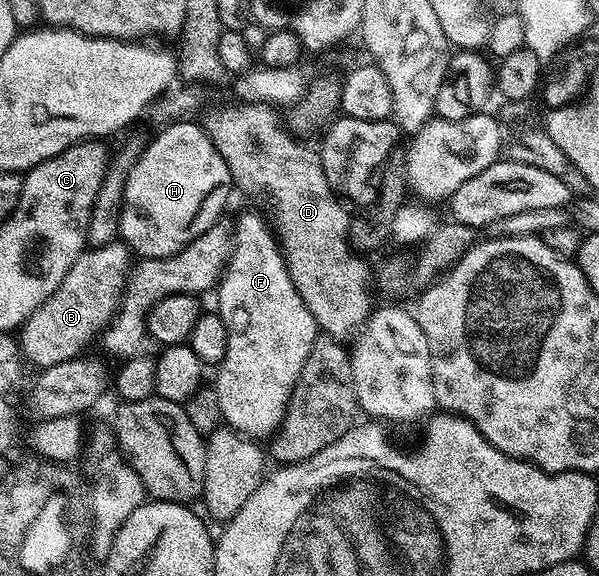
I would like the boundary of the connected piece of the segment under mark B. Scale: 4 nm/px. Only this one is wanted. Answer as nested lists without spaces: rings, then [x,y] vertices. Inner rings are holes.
[[[123,242],[92,246],[83,252],[74,262],[74,266],[70,266],[66,278],[62,278],[58,290],[54,290],[54,294],[50,294],[50,298],[46,298],[46,302],[42,302],[42,306],[38,306],[38,310],[34,310],[32,317],[19,329],[18,343],[23,359],[30,360],[37,364],[37,369],[43,370],[58,362],[75,360],[81,355],[85,351],[84,347],[95,336],[97,339],[116,319],[116,314],[120,311],[120,301],[124,299],[124,288],[128,285],[128,273],[133,264],[130,249]]]

